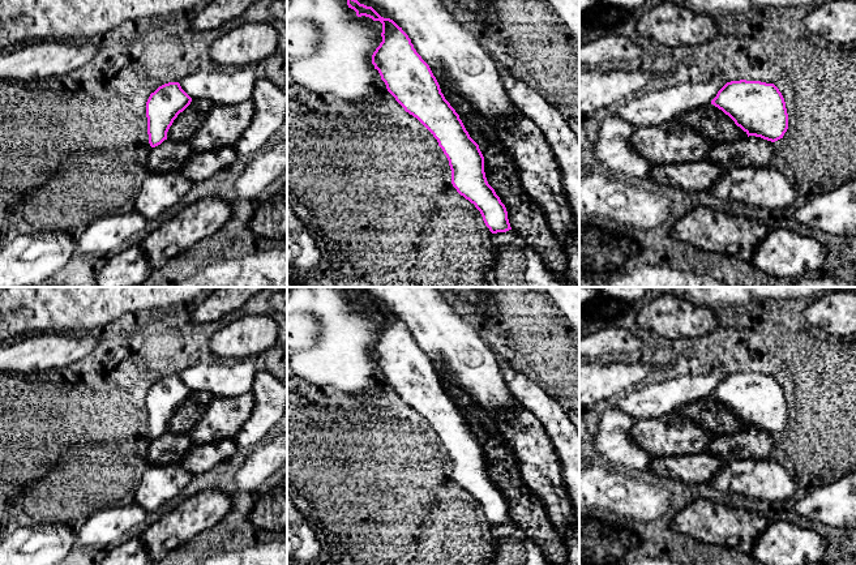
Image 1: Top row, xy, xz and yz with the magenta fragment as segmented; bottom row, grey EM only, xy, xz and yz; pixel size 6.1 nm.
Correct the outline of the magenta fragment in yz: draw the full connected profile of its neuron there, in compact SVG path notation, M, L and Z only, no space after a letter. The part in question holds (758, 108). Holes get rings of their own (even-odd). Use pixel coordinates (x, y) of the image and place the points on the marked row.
M746 80L727 82L711 104L728 115L748 137L775 142L788 129L786 102L774 84Z

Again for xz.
M347 0L347 5L358 17L365 16L382 23L382 42L372 55L372 64L395 100L437 140L449 160L453 187L475 205L492 234L512 230L505 205L487 181L479 145L445 99L429 65L416 52L408 35L372 7L358 0Z

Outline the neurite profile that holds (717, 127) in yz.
M709 103L679 115L675 121L702 134L712 144L737 141L748 137L722 110Z

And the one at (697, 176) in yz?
M701 159L679 164L656 164L649 177L665 188L699 193L707 191L723 174L720 166Z

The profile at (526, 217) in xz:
M440 86L484 157L484 172L508 211L510 227L539 254L553 277L568 286L566 253L538 202L523 189L514 159L493 125L471 110L468 102Z

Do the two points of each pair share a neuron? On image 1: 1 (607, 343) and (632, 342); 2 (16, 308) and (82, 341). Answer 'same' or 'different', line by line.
1: same
2: different

